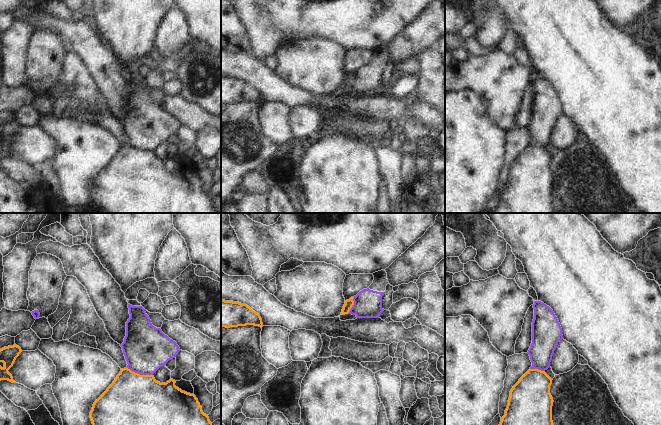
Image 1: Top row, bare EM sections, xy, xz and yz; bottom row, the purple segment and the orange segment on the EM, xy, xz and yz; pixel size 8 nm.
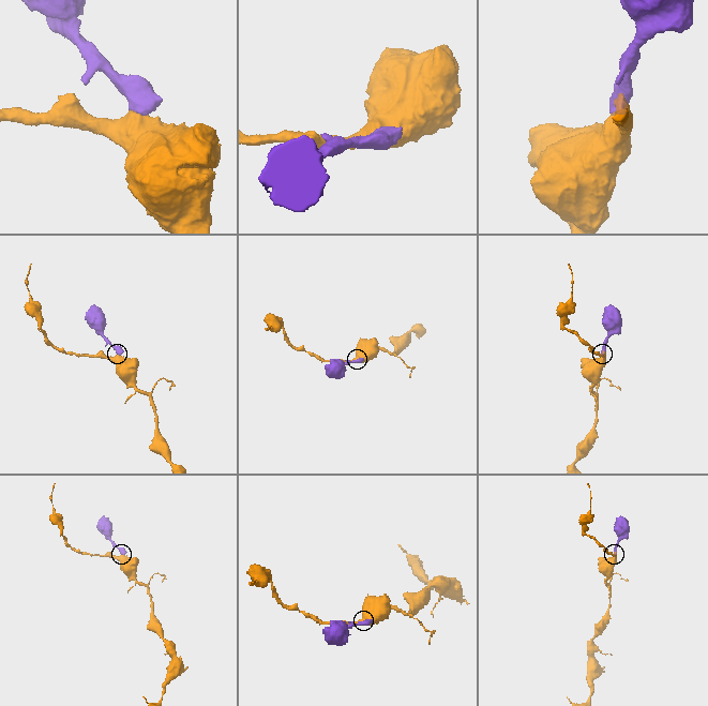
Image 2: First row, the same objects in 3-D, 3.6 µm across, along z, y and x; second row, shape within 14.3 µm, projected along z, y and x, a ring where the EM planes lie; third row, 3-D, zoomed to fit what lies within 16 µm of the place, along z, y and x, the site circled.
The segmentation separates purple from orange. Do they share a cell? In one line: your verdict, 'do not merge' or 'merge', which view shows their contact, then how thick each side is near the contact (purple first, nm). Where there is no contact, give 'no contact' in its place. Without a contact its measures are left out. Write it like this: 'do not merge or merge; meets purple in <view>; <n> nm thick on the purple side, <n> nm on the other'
do not merge; meets purple in xy; 380 nm thick on the purple side, 420 nm on the other

